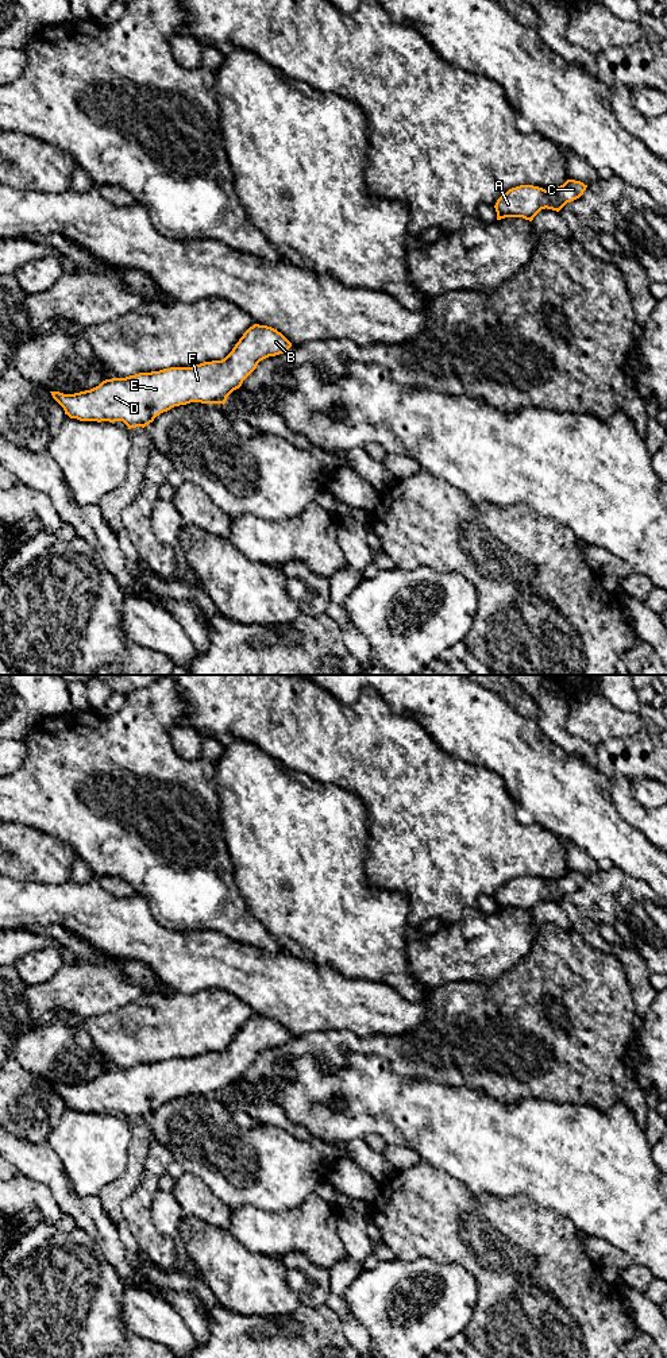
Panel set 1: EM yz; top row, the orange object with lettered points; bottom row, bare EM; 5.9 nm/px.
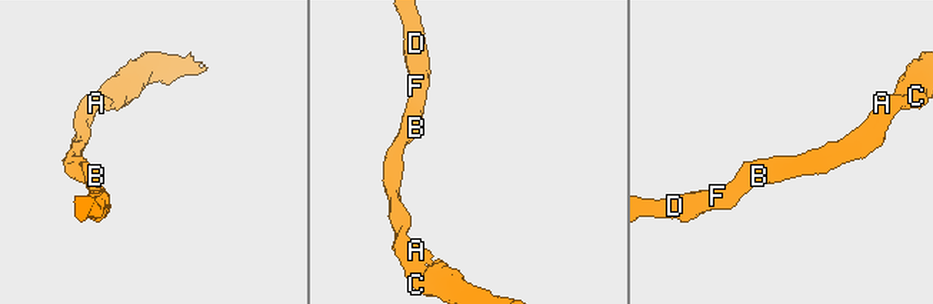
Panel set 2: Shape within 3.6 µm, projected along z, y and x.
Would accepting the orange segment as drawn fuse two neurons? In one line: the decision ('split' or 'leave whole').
leave whole

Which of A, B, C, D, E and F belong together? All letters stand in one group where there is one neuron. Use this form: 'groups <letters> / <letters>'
groups A B C D E F

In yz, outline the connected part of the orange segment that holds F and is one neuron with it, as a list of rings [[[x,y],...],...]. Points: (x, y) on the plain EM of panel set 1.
[[[254,1015],[221,1052],[204,1053],[192,1058],[170,1058],[159,1062],[139,1064],[126,1069],[105,1070],[90,1081],[74,1085],[50,1084],[70,1110],[97,1114],[123,1112],[128,1120],[136,1118],[144,1119],[157,1107],[174,1097],[190,1093],[224,1096],[227,1088],[242,1077],[243,1072],[257,1060],[261,1052],[284,1045],[290,1038],[292,1034],[277,1021]]]

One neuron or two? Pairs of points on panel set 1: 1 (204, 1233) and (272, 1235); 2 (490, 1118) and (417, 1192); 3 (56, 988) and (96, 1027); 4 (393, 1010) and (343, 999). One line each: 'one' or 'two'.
1: two
2: two
3: two
4: one

